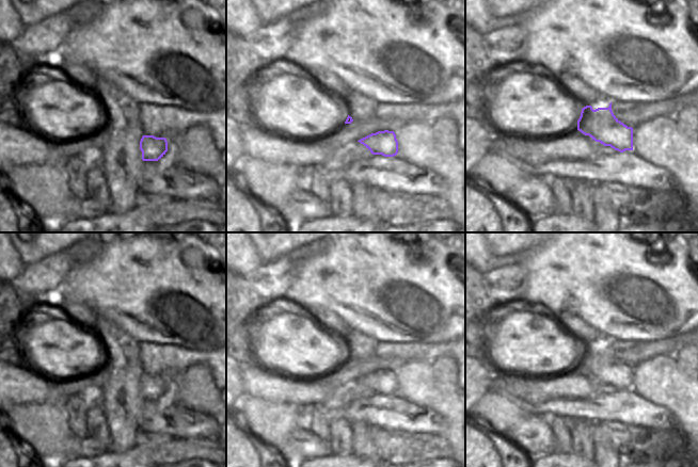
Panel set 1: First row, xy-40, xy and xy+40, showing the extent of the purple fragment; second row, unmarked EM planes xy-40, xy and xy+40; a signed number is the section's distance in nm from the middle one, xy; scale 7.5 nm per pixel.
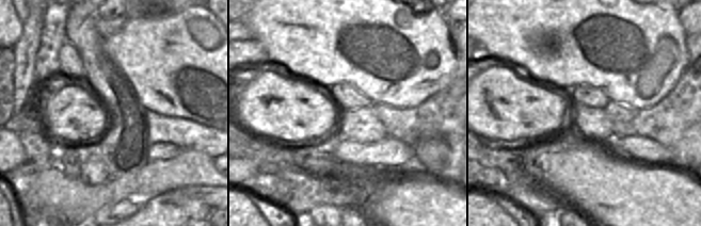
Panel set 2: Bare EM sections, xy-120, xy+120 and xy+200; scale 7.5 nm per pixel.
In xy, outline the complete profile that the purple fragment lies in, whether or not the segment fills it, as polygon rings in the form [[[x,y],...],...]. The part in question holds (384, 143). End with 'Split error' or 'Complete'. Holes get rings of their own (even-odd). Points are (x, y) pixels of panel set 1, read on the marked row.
[[[378,131],[359,140],[372,155],[394,157],[398,154],[398,141],[394,131]]]. Complete

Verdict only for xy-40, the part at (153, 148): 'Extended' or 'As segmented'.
As segmented

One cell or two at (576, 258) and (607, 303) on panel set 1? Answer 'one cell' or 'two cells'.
one cell

